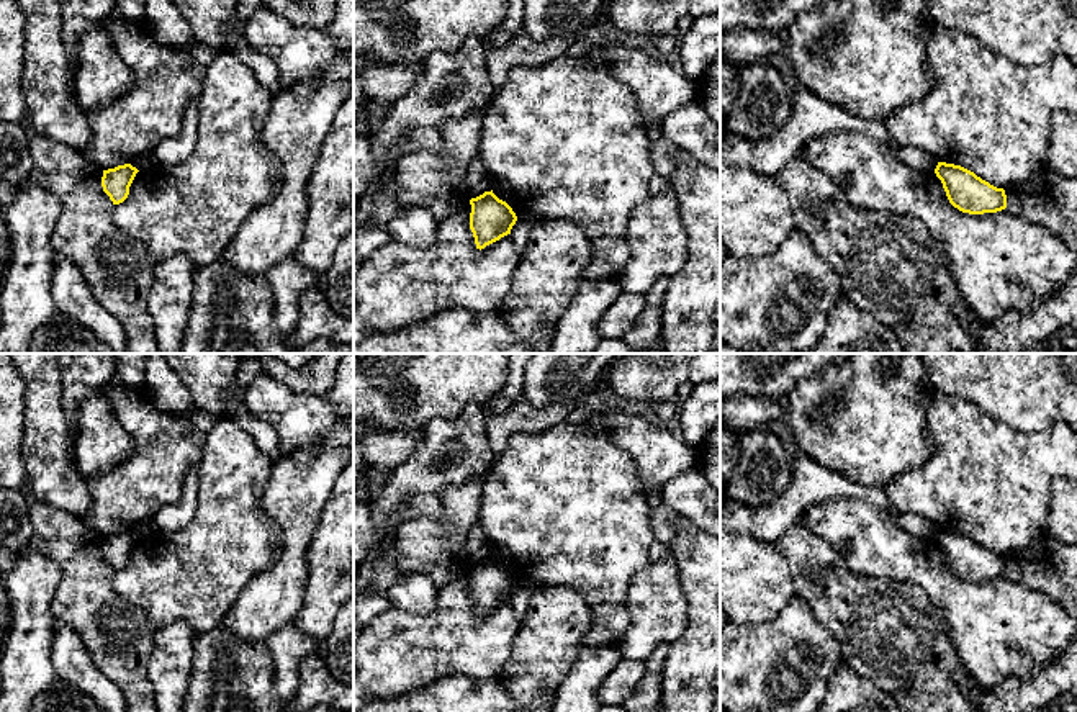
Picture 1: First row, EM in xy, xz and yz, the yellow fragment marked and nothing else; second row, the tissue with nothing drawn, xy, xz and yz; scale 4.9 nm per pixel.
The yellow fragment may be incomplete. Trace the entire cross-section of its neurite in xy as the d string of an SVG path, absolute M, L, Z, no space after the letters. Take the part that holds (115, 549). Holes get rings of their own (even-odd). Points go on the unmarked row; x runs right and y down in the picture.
M131 530L118 532L115 535L103 537L101 553L110 563L113 571L123 570L129 561L129 553L139 537Z

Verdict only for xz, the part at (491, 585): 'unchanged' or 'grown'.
unchanged

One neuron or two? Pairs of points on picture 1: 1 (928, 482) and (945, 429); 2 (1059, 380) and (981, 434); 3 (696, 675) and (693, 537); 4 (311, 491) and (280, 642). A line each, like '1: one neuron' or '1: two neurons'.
1: one neuron
2: two neurons
3: one neuron
4: two neurons

